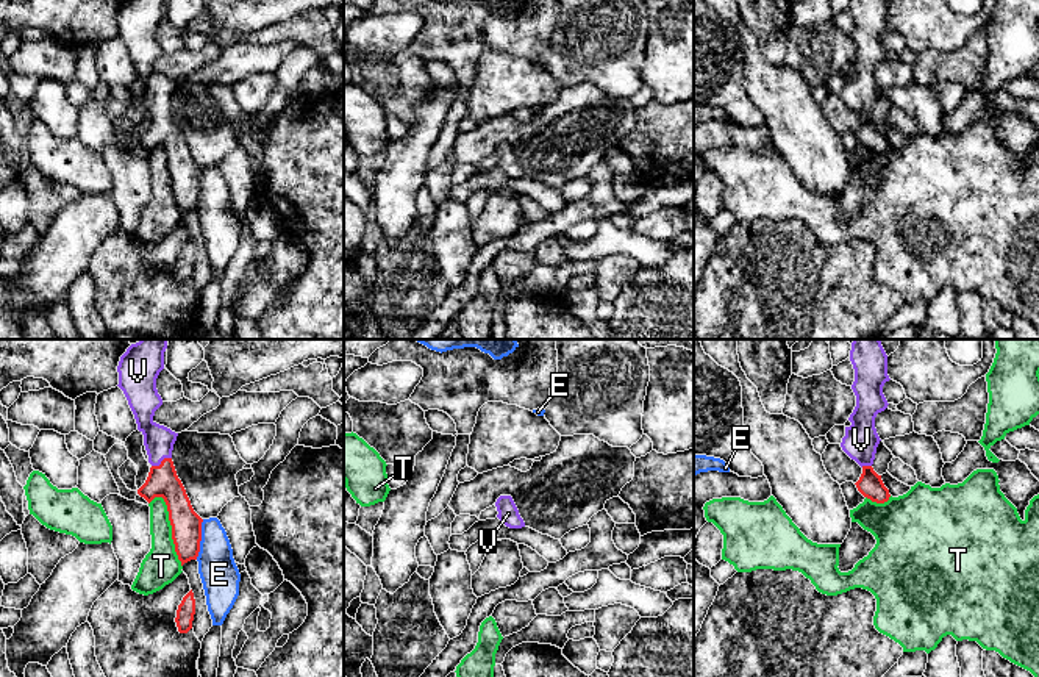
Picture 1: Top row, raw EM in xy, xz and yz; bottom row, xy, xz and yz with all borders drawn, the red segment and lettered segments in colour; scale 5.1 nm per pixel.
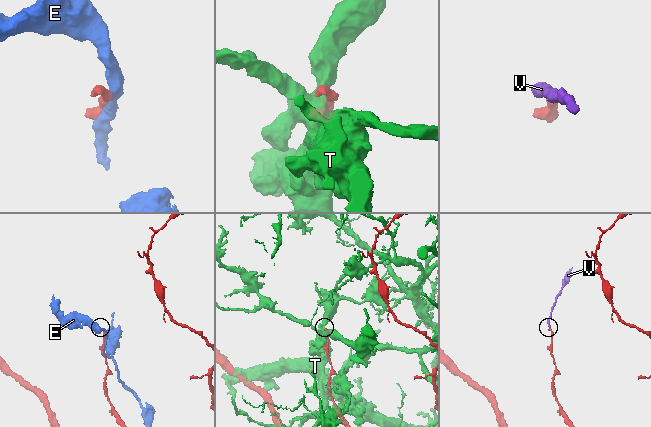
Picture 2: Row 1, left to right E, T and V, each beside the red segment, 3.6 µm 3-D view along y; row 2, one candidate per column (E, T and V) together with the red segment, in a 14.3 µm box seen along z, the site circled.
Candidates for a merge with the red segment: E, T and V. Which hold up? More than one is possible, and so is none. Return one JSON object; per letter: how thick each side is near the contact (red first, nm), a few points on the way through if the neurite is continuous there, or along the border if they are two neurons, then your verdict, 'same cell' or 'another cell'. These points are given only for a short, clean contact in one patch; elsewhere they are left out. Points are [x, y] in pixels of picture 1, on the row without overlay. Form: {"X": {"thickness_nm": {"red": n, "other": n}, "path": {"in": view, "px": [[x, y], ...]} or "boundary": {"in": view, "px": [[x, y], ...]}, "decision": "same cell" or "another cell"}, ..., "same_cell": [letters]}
{"E": {"thickness_nm": {"red": 160, "other": 200}, "decision": "another cell"}, "T": {"thickness_nm": {"red": 160, "other": 190}, "decision": "another cell"}, "V": {"thickness_nm": {"red": 160, "other": 160}, "path": {"in": "xy", "px": [[163, 132], [161, 111], [158, 89]]}, "decision": "same cell"}, "same_cell": ["V"]}

